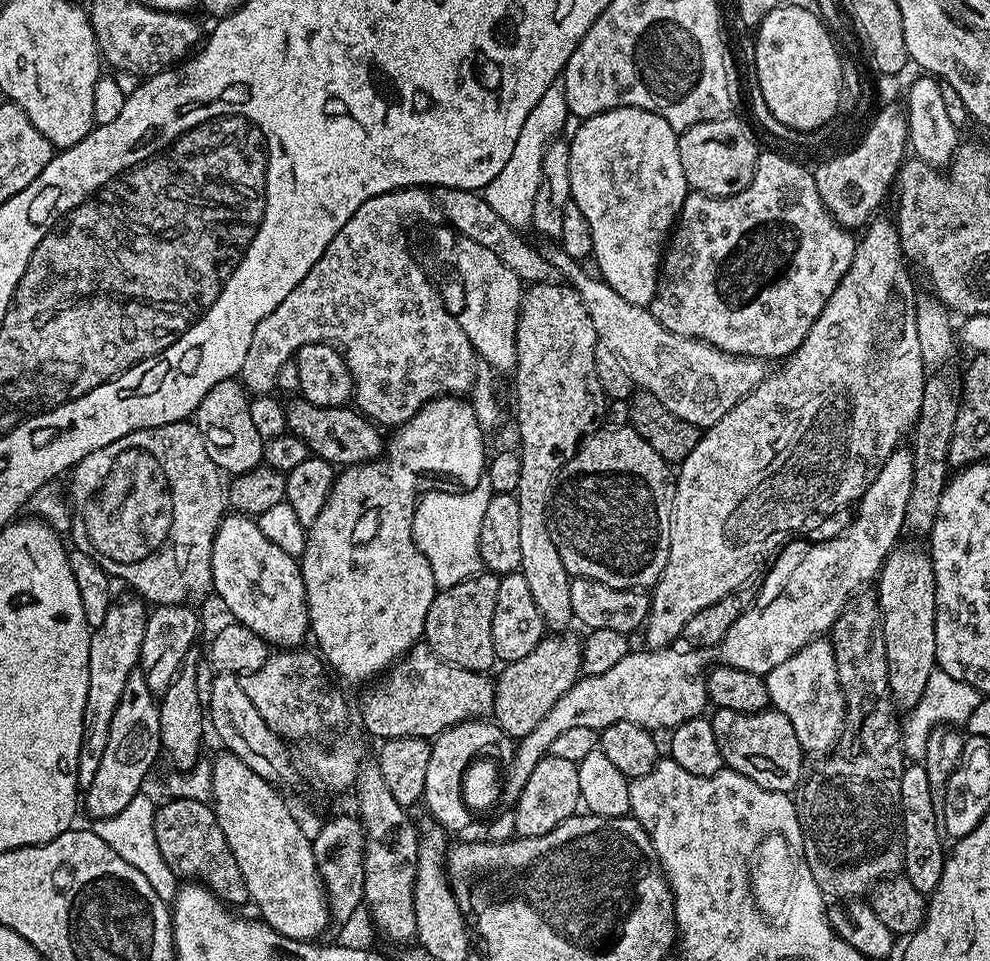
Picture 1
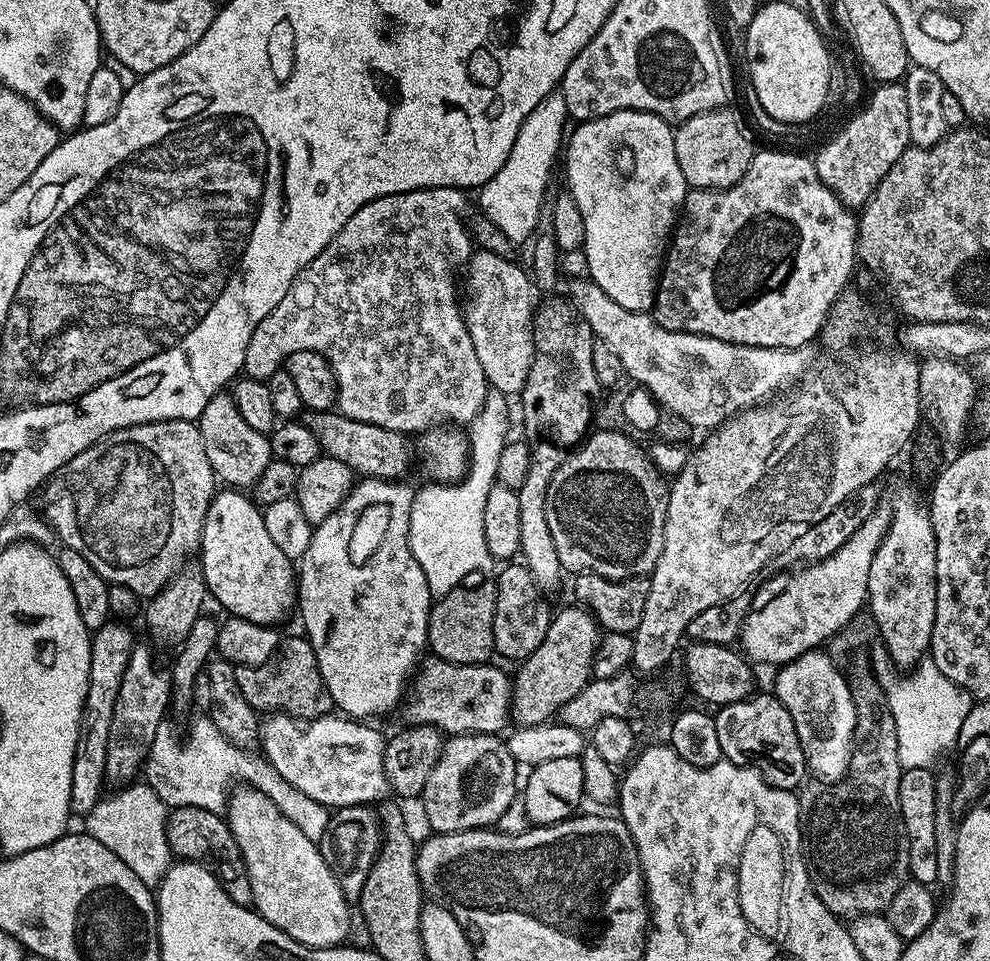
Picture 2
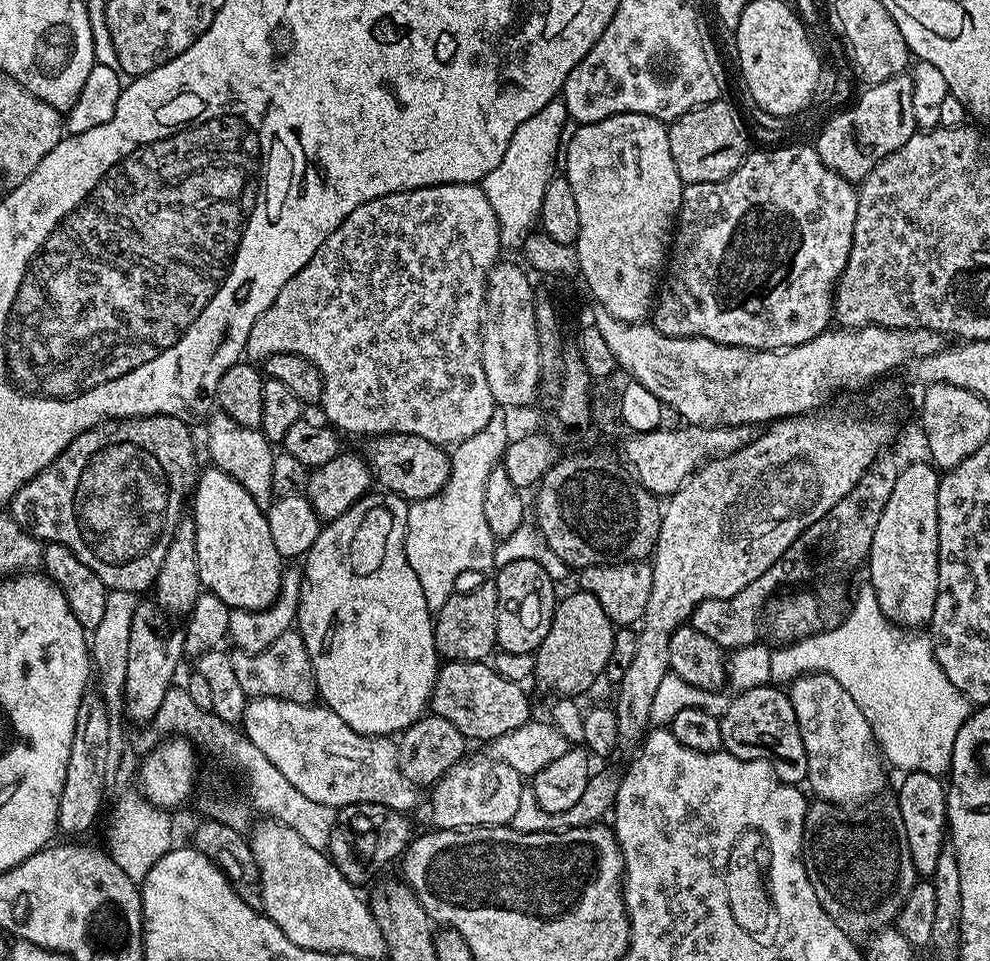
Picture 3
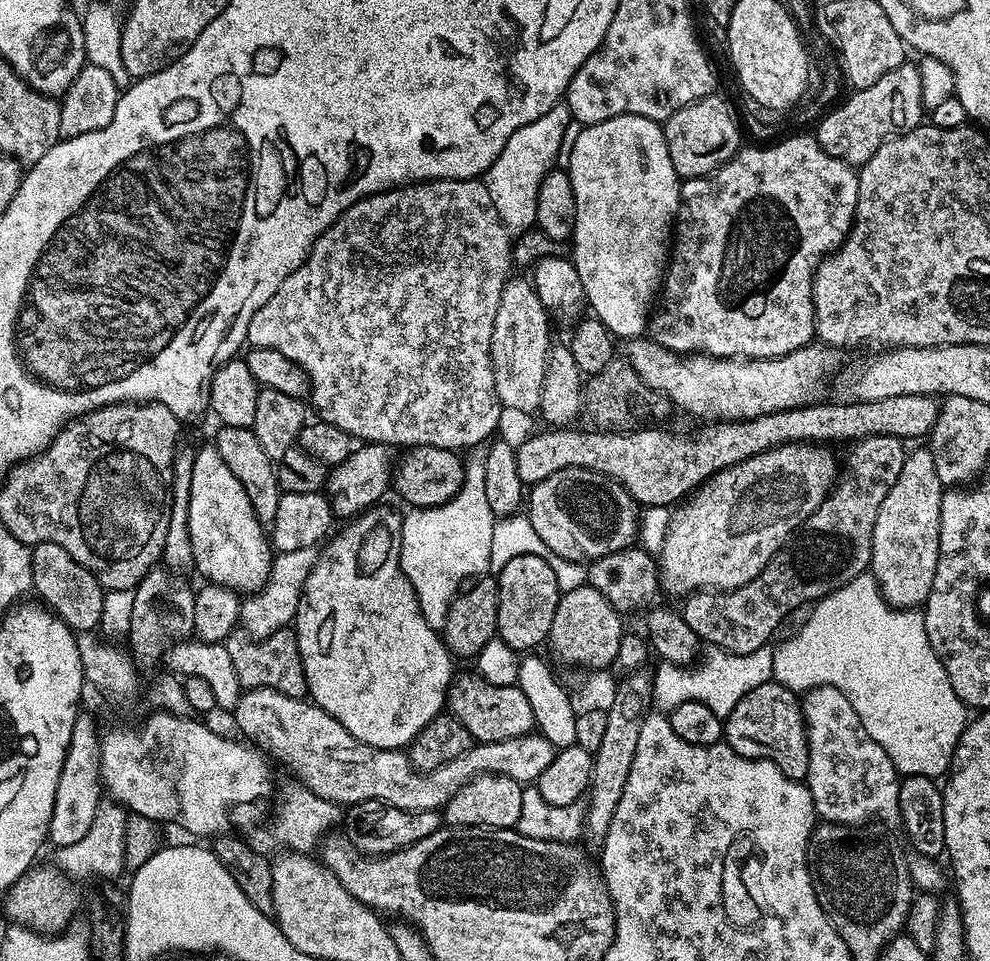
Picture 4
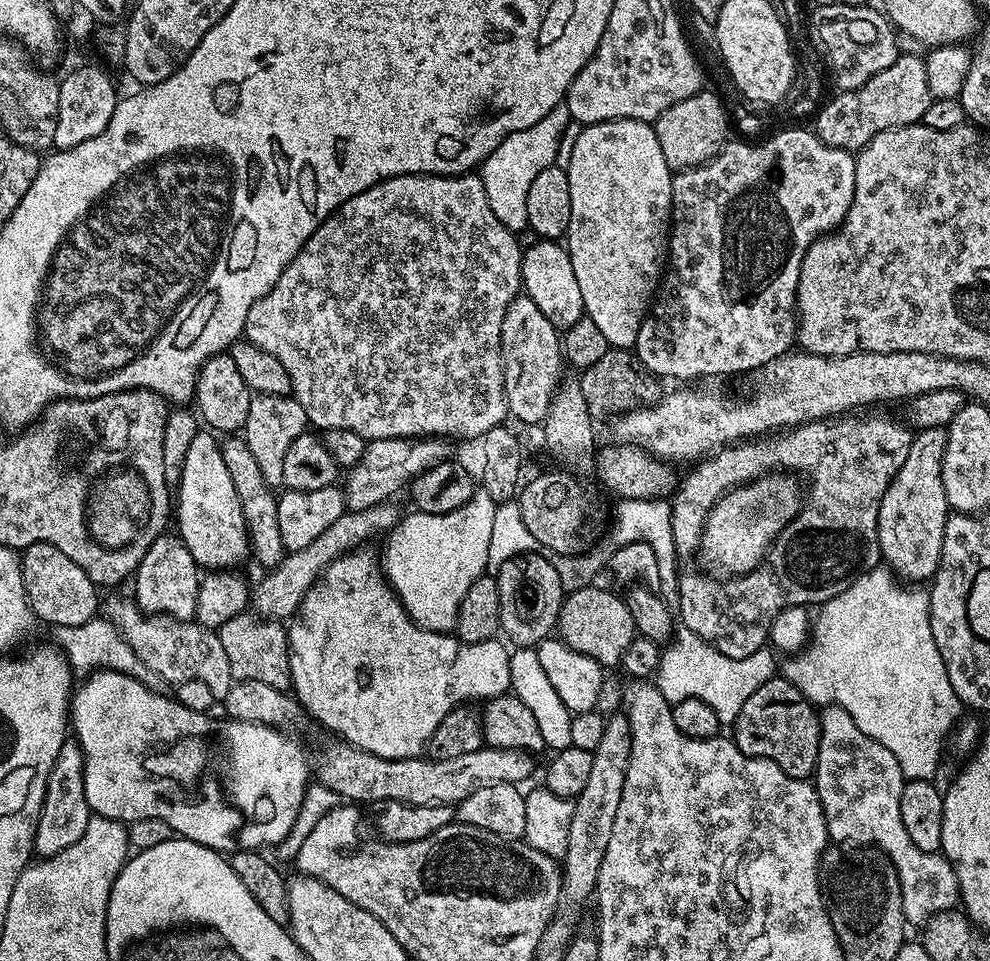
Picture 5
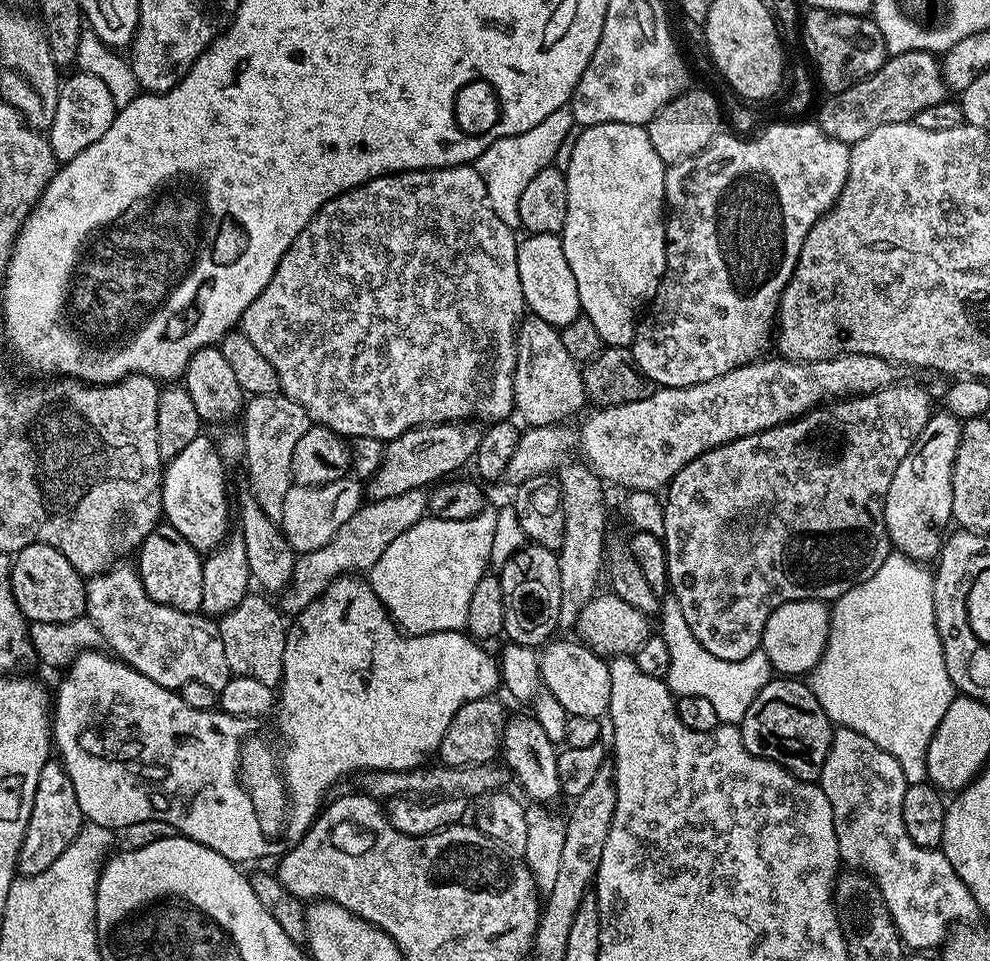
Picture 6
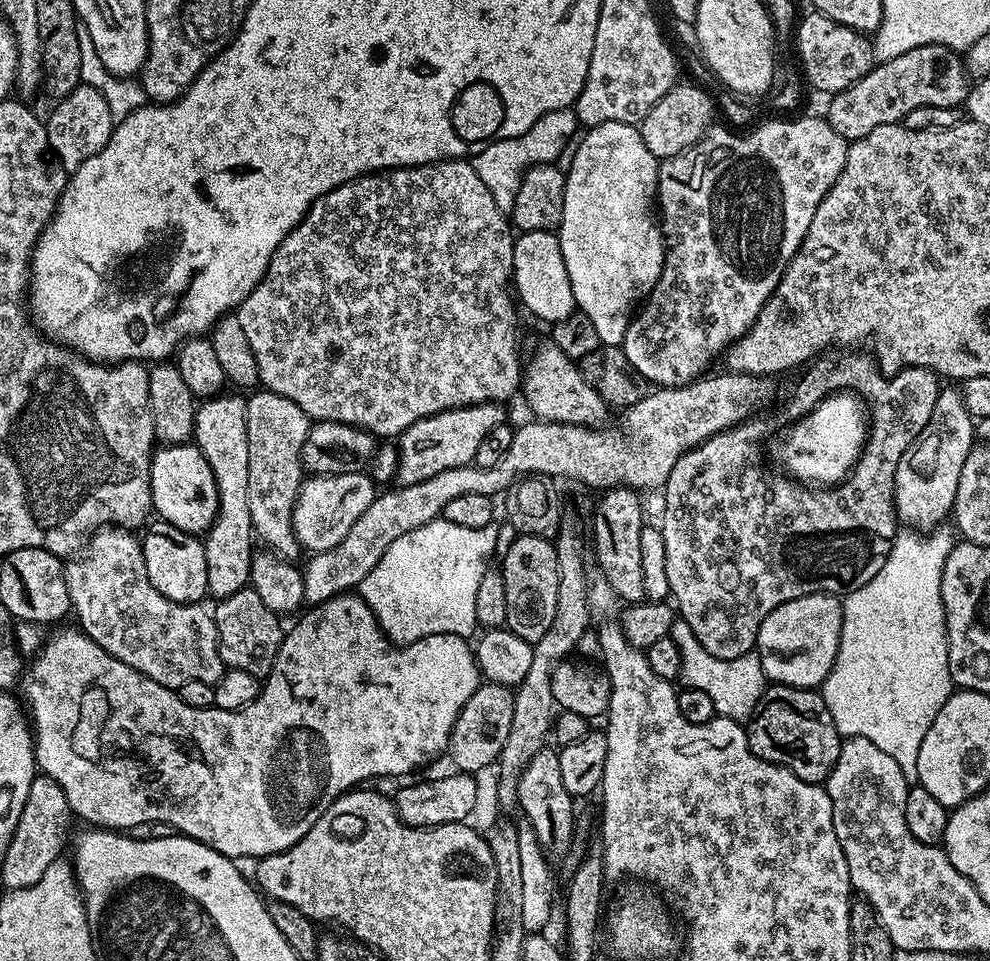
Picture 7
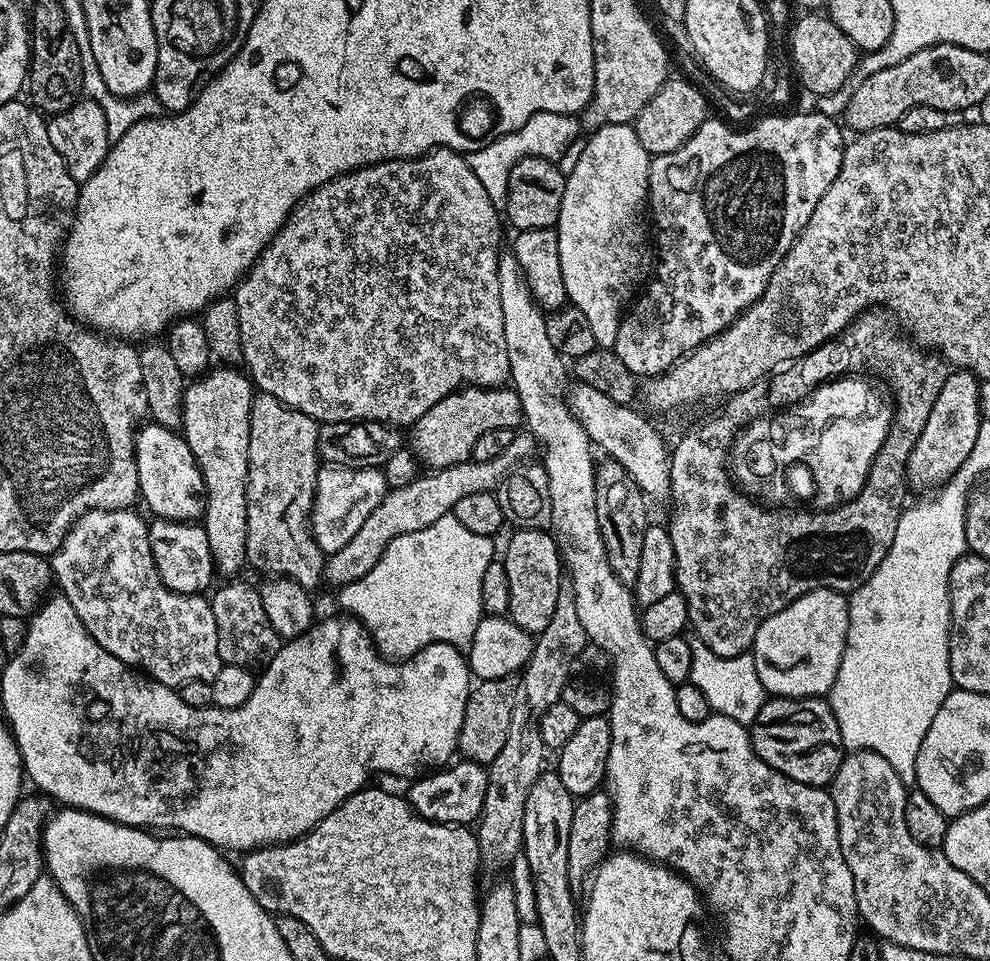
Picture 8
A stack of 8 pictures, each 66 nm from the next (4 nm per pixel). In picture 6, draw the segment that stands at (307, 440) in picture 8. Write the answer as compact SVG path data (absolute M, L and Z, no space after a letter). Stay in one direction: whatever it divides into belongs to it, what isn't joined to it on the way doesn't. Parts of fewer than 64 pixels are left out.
M283 394L254 396L245 403L243 420L243 463L248 464L247 487L258 502L258 506L266 510L269 518L279 521L282 502L286 502L286 494L293 485L290 462L294 459L294 446L310 426L308 411L300 401L292 400Z

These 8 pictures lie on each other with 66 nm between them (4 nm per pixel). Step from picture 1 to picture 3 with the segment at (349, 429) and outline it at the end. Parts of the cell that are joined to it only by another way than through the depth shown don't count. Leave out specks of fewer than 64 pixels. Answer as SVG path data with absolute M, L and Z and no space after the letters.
M385 432L383 436L371 437L366 444L368 445L362 449L362 455L368 462L368 469L371 470L375 483L381 484L385 493L401 496L406 501L434 498L434 494L444 489L452 473L451 455L441 445L426 438L418 438L418 434L413 432Z

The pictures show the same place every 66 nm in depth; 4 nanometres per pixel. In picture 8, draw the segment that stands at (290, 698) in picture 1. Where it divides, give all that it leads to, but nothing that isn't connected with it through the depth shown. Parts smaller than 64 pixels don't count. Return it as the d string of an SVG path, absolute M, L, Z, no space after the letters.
M236 578L231 582L224 582L218 588L211 593L210 603L214 610L214 626L218 630L218 654L221 661L253 670L271 664L282 641L274 626L270 626L266 610L262 610L259 587L255 583L247 584L244 578Z

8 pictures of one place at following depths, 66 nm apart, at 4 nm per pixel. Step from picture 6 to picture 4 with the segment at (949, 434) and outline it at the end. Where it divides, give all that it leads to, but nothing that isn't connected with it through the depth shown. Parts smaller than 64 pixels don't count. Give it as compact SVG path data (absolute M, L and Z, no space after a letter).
M927 447L917 452L909 451L898 478L891 481L888 488L889 493L878 509L877 521L874 523L870 571L876 577L886 603L893 608L919 609L928 602L940 557L940 511L945 489L938 478L938 470L934 470L934 454Z

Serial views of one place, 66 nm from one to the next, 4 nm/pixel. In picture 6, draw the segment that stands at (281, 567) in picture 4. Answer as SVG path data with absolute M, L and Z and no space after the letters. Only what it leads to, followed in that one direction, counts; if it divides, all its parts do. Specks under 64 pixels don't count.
M423 488L406 490L406 494L394 494L394 498L368 500L361 504L352 517L334 534L326 546L318 546L318 550L301 552L296 557L296 565L292 574L292 581L278 596L278 607L285 614L295 614L306 610L314 598L318 598L339 576L345 574L364 574L382 558L386 546L398 538L410 526L425 519L428 512L429 493Z

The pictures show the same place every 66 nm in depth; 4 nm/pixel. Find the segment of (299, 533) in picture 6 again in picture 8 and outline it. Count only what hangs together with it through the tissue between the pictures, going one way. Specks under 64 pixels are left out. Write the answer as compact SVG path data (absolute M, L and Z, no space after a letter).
M324 464L316 475L316 493L312 503L310 523L314 542L318 542L318 546L326 554L342 550L342 546L346 546L346 542L350 542L350 538L354 538L354 534L362 530L362 522L370 518L370 513L377 508L378 502L382 502L382 498L388 491L390 491L388 483L380 468L347 468L337 464Z

